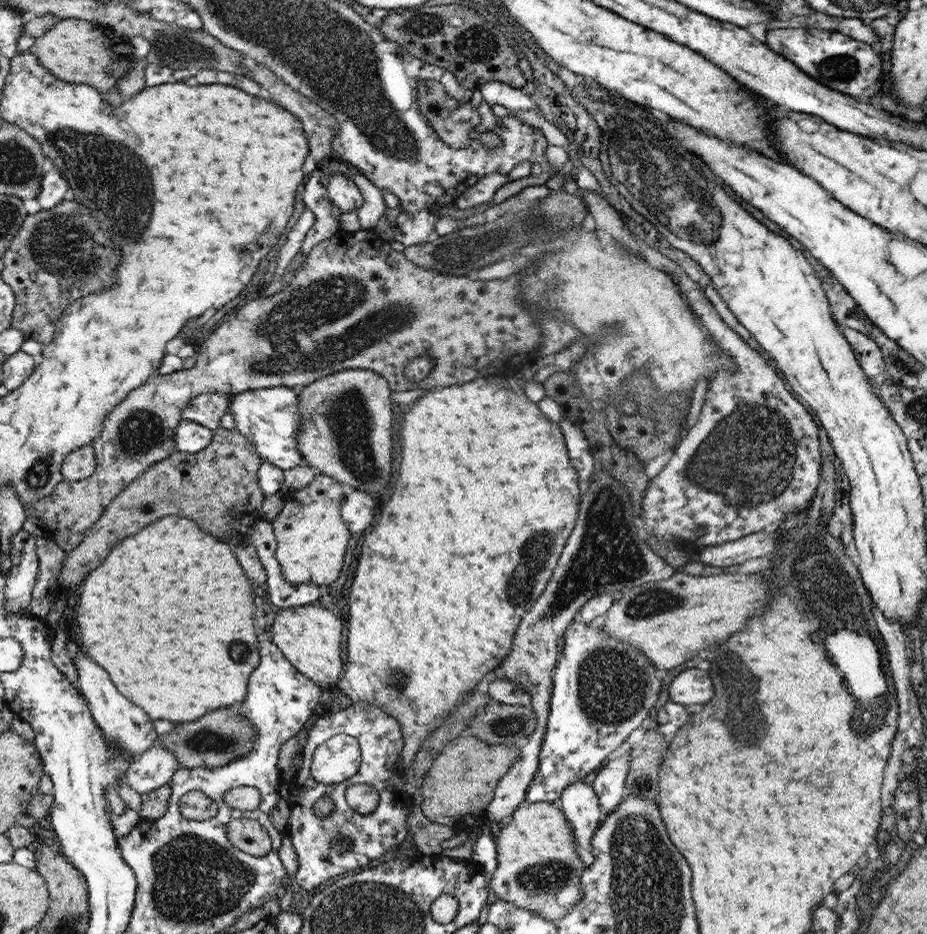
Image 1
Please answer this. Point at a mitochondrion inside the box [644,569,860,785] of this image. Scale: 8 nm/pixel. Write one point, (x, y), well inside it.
(745, 722)

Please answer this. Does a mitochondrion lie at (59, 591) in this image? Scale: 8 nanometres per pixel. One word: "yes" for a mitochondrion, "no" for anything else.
no

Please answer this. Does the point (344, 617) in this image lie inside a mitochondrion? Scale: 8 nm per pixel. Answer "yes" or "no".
no

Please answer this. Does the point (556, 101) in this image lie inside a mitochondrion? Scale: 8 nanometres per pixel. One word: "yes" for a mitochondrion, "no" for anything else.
no

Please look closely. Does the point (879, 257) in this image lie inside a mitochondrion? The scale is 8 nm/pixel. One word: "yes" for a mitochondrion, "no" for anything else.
no

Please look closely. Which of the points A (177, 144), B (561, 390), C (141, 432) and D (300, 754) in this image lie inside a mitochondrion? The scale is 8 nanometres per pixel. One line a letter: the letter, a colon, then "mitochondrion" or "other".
A: other
B: other
C: mitochondrion
D: other

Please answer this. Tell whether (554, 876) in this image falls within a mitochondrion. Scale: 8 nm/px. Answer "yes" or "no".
yes

